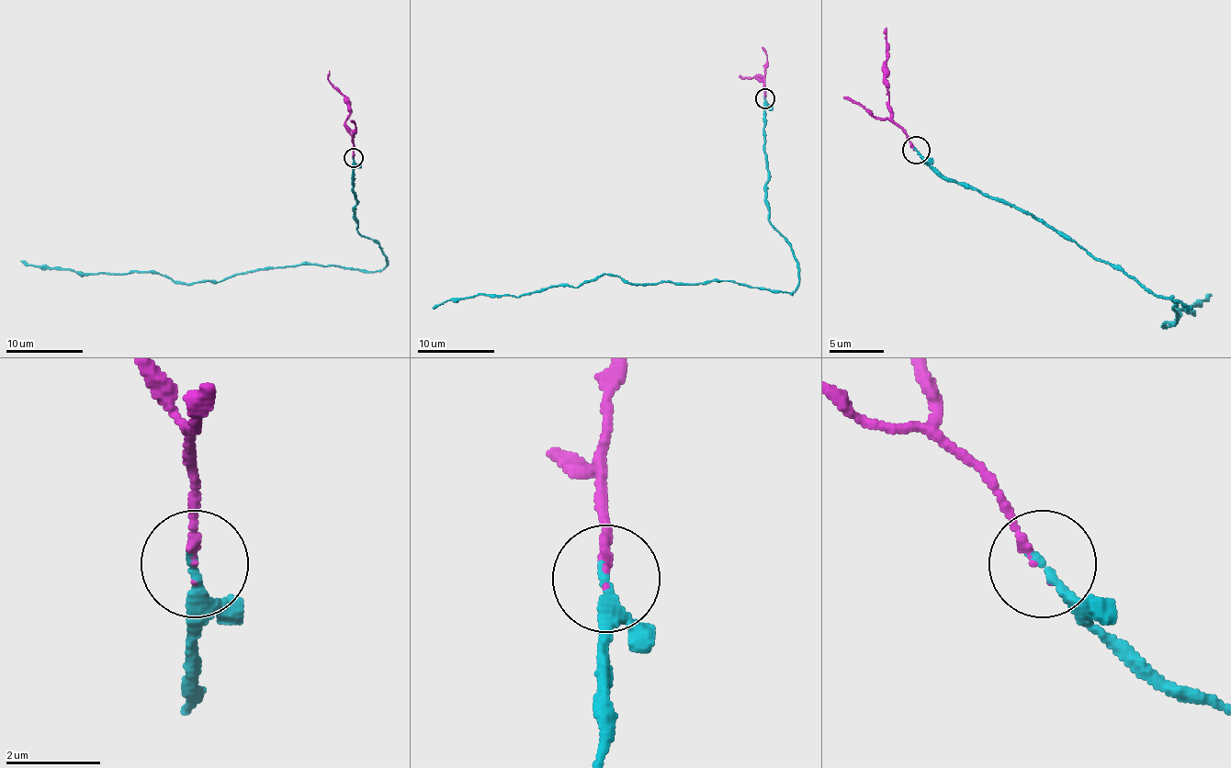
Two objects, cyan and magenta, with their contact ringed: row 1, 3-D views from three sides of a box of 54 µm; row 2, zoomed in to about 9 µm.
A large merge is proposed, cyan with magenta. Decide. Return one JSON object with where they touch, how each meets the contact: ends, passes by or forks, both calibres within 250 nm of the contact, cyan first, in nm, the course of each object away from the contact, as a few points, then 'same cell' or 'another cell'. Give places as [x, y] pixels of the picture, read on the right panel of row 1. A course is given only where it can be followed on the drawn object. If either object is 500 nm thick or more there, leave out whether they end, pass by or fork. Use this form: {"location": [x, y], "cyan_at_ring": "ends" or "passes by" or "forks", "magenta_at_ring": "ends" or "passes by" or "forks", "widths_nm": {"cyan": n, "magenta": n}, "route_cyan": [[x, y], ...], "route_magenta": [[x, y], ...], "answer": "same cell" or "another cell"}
{"location": [916, 150], "cyan_at_ring": "ends", "magenta_at_ring": "ends", "widths_nm": {"cyan": 240, "magenta": 160}, "route_cyan": [[915, 149], [948, 179], [1019, 207], [1188, 307], [1171, 299], [1177, 321], [1163, 323], [1212, 293]], "route_magenta": [[915, 149], [891, 117], [886, 70], [886, 27]], "answer": "same cell"}

